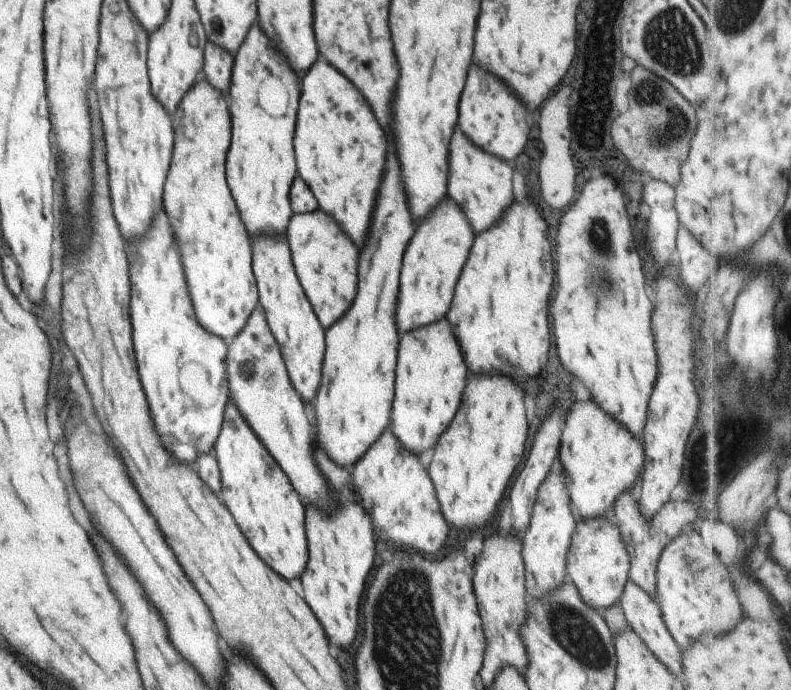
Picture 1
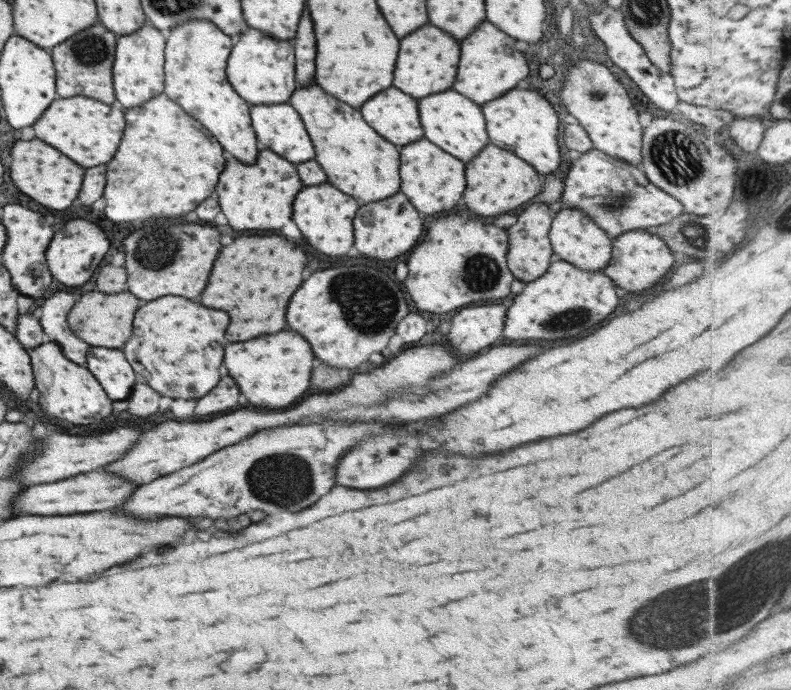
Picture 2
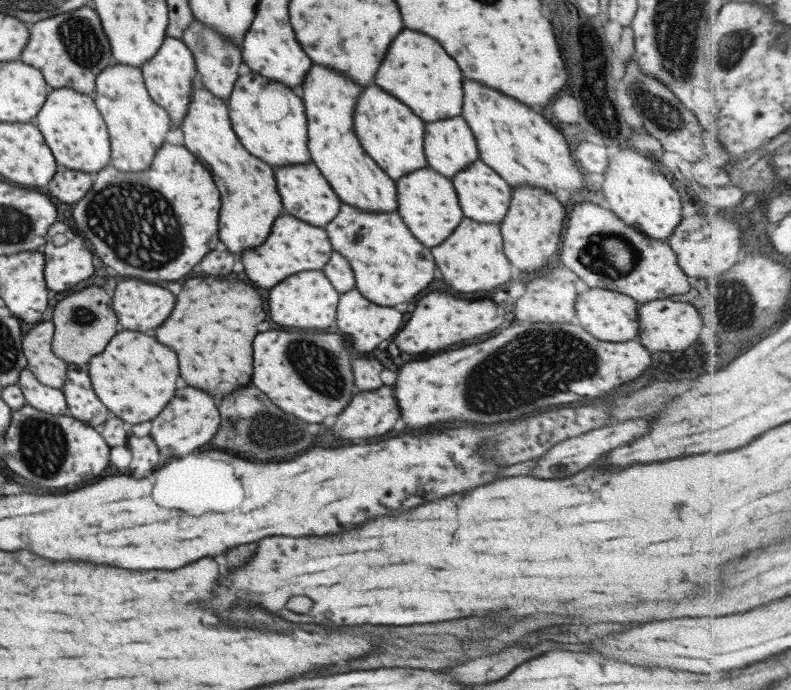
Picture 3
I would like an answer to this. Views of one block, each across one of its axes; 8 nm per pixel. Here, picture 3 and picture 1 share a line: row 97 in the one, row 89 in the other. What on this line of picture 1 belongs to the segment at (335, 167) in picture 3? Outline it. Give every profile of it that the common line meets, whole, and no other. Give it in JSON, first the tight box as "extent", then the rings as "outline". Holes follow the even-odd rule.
{"extent":[294,58,387,248],"outline":[[[323,58],[303,73],[294,122],[297,177],[311,190],[321,212],[331,216],[353,246],[361,248],[369,232],[383,174],[387,140],[359,90]]]}

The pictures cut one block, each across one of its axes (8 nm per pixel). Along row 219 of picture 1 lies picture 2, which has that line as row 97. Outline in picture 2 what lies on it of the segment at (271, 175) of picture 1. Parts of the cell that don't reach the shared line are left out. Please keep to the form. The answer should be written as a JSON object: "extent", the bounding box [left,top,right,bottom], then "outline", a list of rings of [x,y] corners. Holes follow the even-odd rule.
{"extent":[227,28,296,106],"outline":[[[245,28],[227,58],[227,82],[248,106],[287,103],[296,88],[293,51],[289,41],[273,39],[260,30]]]}

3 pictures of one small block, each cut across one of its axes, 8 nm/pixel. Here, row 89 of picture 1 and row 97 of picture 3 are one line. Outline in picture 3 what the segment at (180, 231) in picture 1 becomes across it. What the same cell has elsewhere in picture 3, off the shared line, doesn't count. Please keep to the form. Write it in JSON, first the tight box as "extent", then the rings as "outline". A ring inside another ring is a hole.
{"extent":[179,88,281,254],"outline":[[[191,88],[190,104],[181,120],[179,128],[183,136],[183,146],[191,152],[201,166],[209,170],[213,182],[221,196],[219,208],[219,240],[231,254],[241,254],[249,248],[263,244],[275,218],[279,216],[281,197],[275,190],[273,170],[247,154],[231,128],[228,109],[223,101],[215,98],[205,88]]]}

